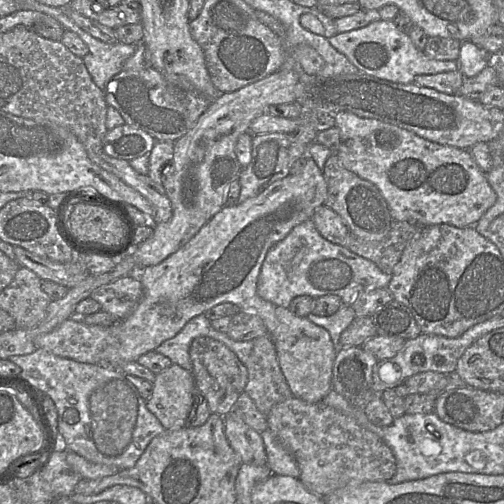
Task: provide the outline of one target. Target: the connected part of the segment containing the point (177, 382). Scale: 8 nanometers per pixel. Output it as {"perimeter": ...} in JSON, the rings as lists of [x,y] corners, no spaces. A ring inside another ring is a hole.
{"perimeter":[[[177,364],[155,374],[152,383],[152,395],[146,401],[147,409],[159,420],[165,430],[177,430],[186,426],[188,415],[193,404],[195,380],[192,372]]]}

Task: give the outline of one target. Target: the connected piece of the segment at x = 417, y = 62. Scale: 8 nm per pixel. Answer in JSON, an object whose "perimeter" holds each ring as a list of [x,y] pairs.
{"perimeter":[[[374,19],[367,26],[338,33],[328,39],[330,44],[360,71],[382,80],[401,84],[414,83],[417,75],[437,74],[459,69],[454,60],[435,60],[427,57],[412,43],[408,34],[400,31],[393,20]]]}

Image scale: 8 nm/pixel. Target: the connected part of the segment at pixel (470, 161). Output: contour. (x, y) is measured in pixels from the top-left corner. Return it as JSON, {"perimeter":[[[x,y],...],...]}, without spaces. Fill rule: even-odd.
{"perimeter":[[[338,112],[334,117],[335,126],[339,129],[340,133],[340,145],[335,151],[340,165],[346,170],[356,174],[358,177],[371,182],[378,188],[387,202],[391,217],[395,222],[406,221],[420,224],[421,226],[449,224],[458,228],[465,228],[476,224],[483,214],[496,202],[496,193],[488,183],[486,173],[478,167],[468,149],[438,144],[395,125],[377,119],[362,118],[349,112]]]}

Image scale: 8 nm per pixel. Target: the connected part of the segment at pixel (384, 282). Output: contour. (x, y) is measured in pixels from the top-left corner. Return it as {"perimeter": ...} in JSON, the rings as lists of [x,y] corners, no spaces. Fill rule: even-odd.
{"perimeter":[[[310,219],[295,226],[283,240],[268,250],[258,277],[257,293],[264,300],[285,308],[289,307],[294,298],[301,295],[308,295],[314,299],[325,295],[337,295],[342,299],[344,306],[351,306],[360,292],[387,288],[390,279],[391,275],[384,273],[372,261],[323,238]]]}

